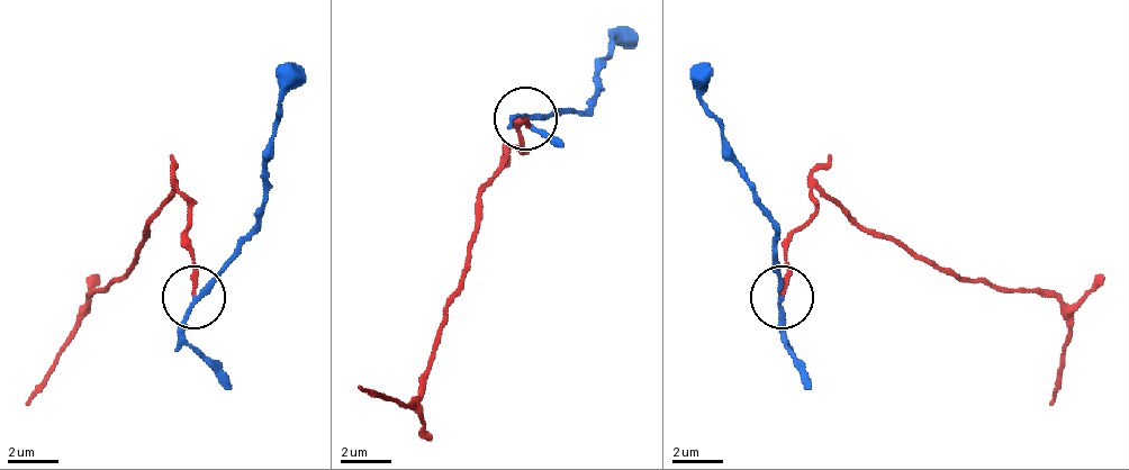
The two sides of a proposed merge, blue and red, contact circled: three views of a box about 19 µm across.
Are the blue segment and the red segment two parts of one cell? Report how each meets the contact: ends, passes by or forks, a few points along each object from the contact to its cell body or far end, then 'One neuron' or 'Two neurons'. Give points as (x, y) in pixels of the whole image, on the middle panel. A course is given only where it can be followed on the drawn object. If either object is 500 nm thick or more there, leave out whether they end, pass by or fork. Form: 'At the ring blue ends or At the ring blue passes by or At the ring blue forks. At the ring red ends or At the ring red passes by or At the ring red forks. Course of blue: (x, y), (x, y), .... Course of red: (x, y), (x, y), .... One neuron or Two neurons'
At the ring blue passes by. At the ring red ends. Course of blue: (524, 119), (587, 107), (613, 37), (625, 44). Course of red: (524, 119), (480, 196), (480, 234), (461, 278), (423, 391), (411, 404), (360, 386). Two neurons

